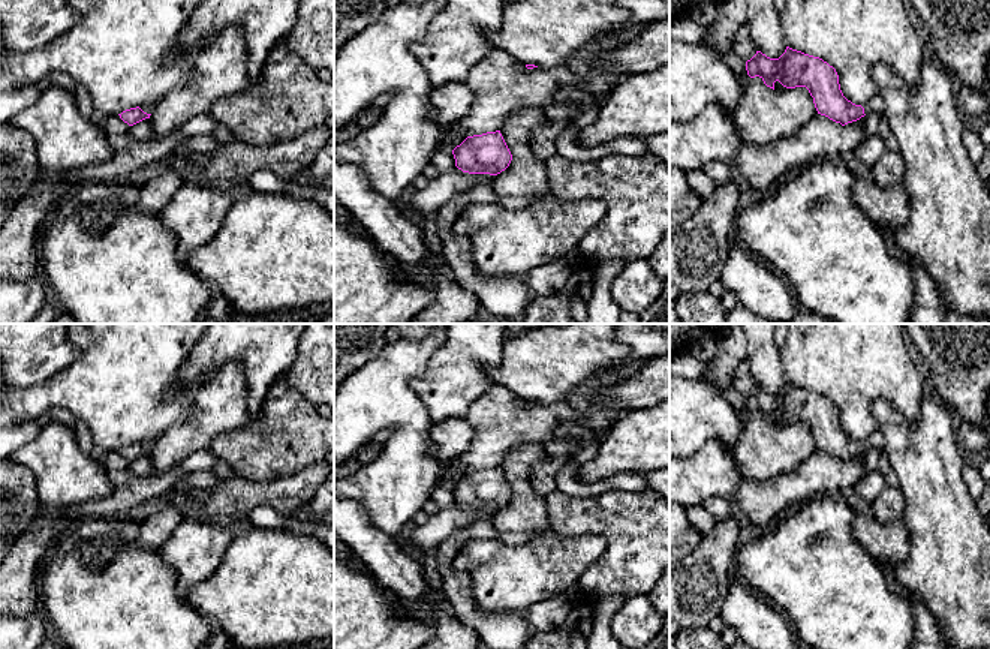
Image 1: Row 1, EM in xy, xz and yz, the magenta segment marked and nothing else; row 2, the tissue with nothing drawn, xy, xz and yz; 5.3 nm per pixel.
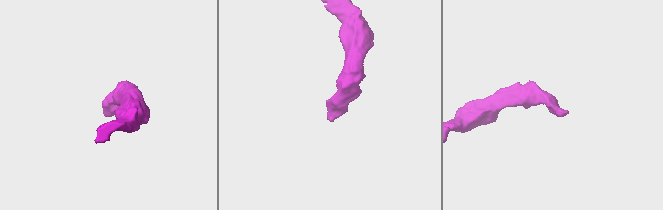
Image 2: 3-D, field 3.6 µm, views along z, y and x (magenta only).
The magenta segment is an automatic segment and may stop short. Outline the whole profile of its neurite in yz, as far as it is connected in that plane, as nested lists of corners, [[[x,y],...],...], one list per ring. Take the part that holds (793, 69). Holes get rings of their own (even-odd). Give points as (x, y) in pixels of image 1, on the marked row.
[[[786,46],[779,58],[770,58],[756,51],[746,61],[746,70],[750,78],[759,76],[773,90],[776,81],[786,88],[806,87],[813,97],[818,114],[842,126],[857,121],[864,115],[884,115],[885,112],[885,102],[879,91],[864,106],[855,105],[843,96],[839,75],[833,66],[819,57],[789,46]]]

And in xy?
[[[141,105],[136,108],[126,109],[118,115],[124,123],[133,126],[145,118],[150,118],[151,112],[154,111],[154,106],[156,105]]]

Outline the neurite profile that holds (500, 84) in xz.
[[[493,48],[469,73],[466,84],[475,94],[469,114],[442,130],[442,147],[454,150],[467,136],[500,130],[518,109],[557,103],[560,87],[578,87],[604,99],[626,75],[611,72],[613,64],[599,52],[590,69],[580,75],[565,66],[553,70],[527,69],[509,54]]]

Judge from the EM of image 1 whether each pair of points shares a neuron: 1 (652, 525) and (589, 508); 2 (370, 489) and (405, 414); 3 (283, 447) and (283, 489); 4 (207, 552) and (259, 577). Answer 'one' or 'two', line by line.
1: one
2: one
3: two
4: two

